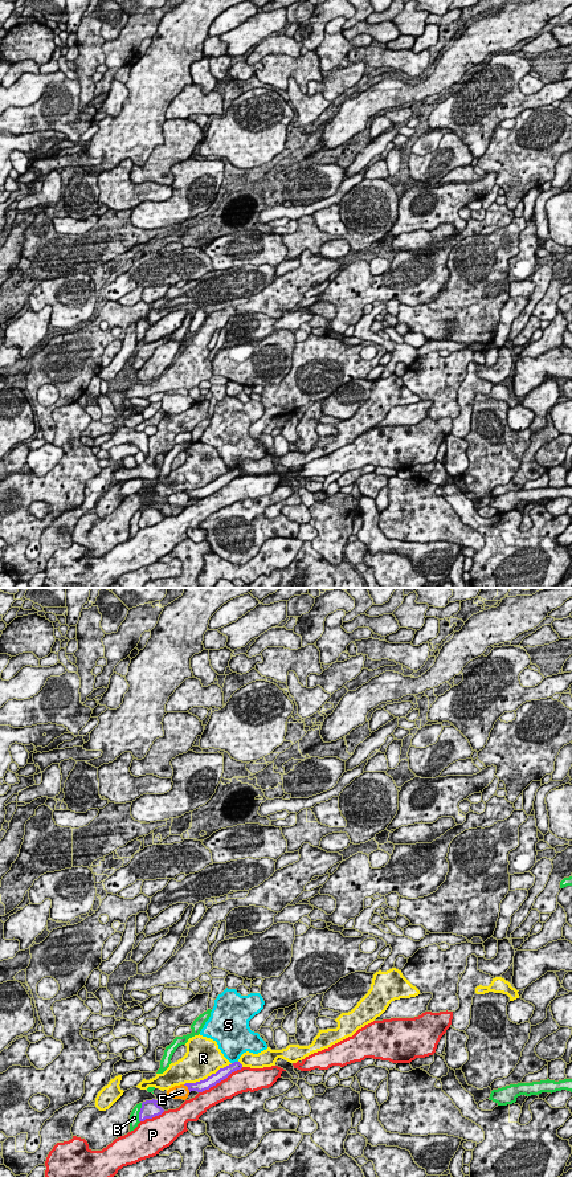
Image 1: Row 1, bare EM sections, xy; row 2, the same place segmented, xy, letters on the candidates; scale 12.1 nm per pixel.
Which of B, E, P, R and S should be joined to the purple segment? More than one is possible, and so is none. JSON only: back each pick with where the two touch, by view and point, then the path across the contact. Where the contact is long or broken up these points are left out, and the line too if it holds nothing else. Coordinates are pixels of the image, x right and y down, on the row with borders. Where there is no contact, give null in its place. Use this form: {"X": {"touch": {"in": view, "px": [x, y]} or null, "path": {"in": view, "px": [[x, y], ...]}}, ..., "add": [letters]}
{"S": {"touch": {"in": "xy", "px": [235, 1062]}, "path": {"in": "xy", "px": [[221, 1074], [235, 1062], [233, 1042]]}}, "add": ["S"]}

